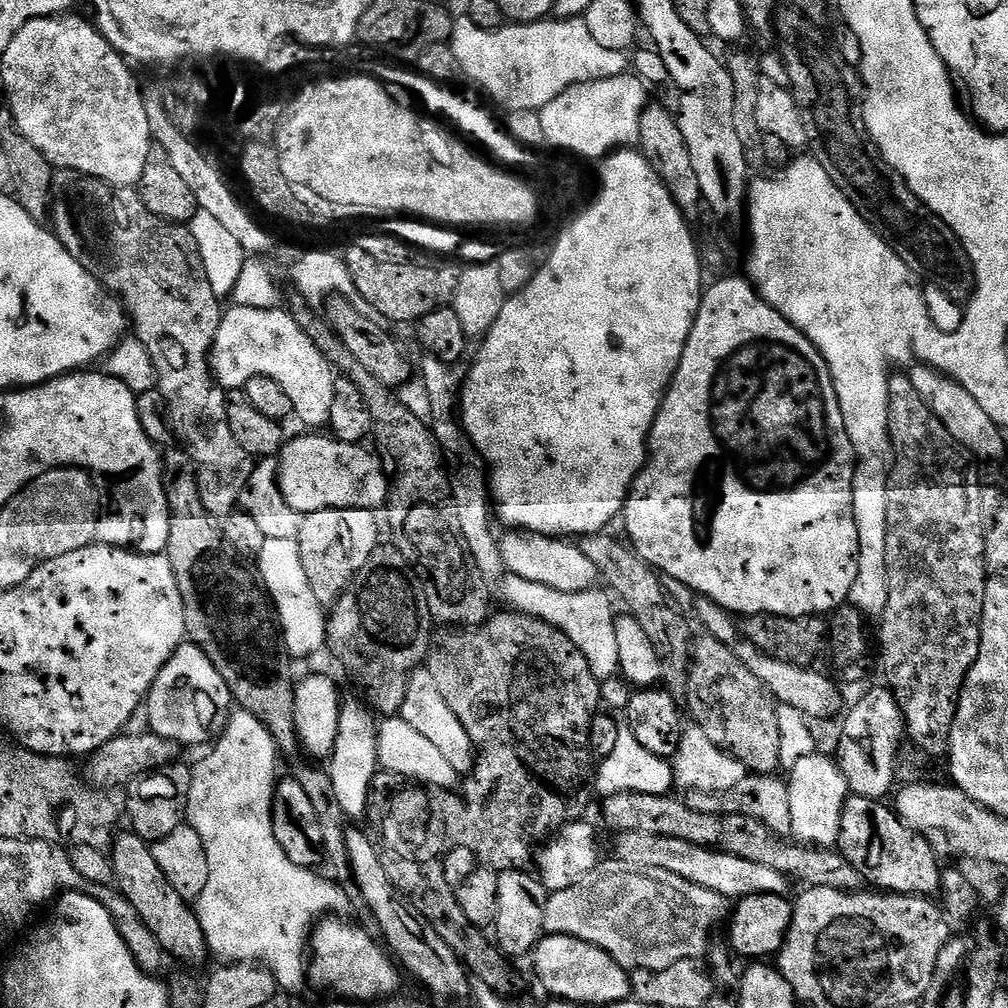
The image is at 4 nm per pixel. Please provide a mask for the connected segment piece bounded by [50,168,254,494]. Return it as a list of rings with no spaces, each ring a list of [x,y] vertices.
[[[61,168],[53,175],[52,193],[50,203],[50,217],[52,216],[51,231],[62,242],[62,246],[69,252],[78,263],[87,270],[94,279],[102,285],[106,291],[112,293],[124,307],[124,311],[130,321],[131,331],[136,331],[135,339],[138,341],[139,347],[143,351],[148,352],[152,359],[152,365],[156,371],[156,388],[162,394],[166,405],[166,419],[171,435],[180,439],[182,447],[188,451],[188,456],[193,460],[194,471],[196,473],[196,482],[200,485],[201,493],[208,492],[232,492],[239,494],[246,486],[246,482],[250,478],[254,467],[253,457],[249,456],[246,450],[242,450],[242,446],[238,446],[238,438],[234,438],[234,430],[230,430],[230,422],[228,421],[228,405],[230,403],[225,389],[220,387],[219,380],[216,379],[212,365],[210,363],[210,353],[212,351],[212,343],[216,340],[218,334],[218,326],[222,315],[221,297],[214,294],[214,290],[210,286],[210,282],[204,273],[204,263],[200,261],[200,252],[196,249],[196,243],[192,237],[191,227],[185,226],[183,223],[175,220],[163,220],[158,218],[158,214],[150,214],[150,210],[146,210],[146,206],[142,202],[139,191],[135,187],[122,188],[115,184],[108,184],[105,180],[99,180],[93,176],[87,176],[81,172],[75,172],[69,168]]]

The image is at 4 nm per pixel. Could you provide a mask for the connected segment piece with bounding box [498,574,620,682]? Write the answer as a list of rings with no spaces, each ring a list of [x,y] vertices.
[[[511,574],[499,577],[500,596],[506,600],[511,609],[525,612],[544,621],[549,628],[560,632],[584,655],[588,668],[595,679],[604,682],[607,676],[616,676],[620,663],[618,662],[618,644],[614,625],[612,604],[600,593],[600,590],[590,592],[559,592],[550,586],[542,586],[538,582],[526,582],[526,578],[518,578]]]

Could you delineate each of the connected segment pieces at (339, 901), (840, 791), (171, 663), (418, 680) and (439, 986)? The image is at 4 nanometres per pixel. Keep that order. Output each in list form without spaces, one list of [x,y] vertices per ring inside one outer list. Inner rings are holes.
[[[236,710],[236,713],[228,720],[228,725],[224,728],[224,733],[220,736],[220,741],[216,745],[211,745],[212,753],[197,766],[192,772],[192,781],[186,784],[186,823],[196,831],[198,838],[202,840],[206,854],[206,862],[208,863],[208,877],[206,878],[206,888],[202,890],[199,900],[195,901],[194,911],[196,917],[200,920],[200,925],[204,931],[204,937],[208,943],[208,951],[213,957],[221,956],[224,962],[259,962],[263,967],[271,970],[277,981],[301,979],[302,973],[305,971],[305,961],[300,961],[300,955],[305,955],[306,948],[300,943],[305,943],[306,937],[309,935],[310,929],[313,927],[317,918],[323,917],[325,914],[336,914],[336,912],[348,904],[348,896],[336,884],[331,884],[324,876],[319,876],[319,871],[303,868],[302,866],[294,866],[294,862],[290,862],[290,858],[286,858],[286,854],[282,850],[282,846],[278,846],[278,838],[274,838],[274,830],[272,829],[272,794],[278,783],[278,775],[276,776],[276,760],[278,761],[278,753],[276,751],[276,743],[274,738],[264,726],[262,722],[258,722],[258,718],[254,718],[254,714],[243,710]]]
[[[813,752],[796,762],[787,779],[787,801],[790,804],[789,833],[797,843],[813,847],[835,845],[840,829],[841,811],[849,796],[848,783],[837,766],[835,759]]]
[[[190,642],[181,644],[180,649],[168,659],[166,666],[162,666],[148,691],[146,711],[149,729],[181,746],[207,745],[212,723],[216,720],[216,700],[212,692],[224,691],[222,678],[218,670],[214,670],[210,658],[206,658],[206,654],[202,654],[202,650]]]
[[[421,666],[413,672],[408,679],[408,689],[404,705],[400,707],[399,715],[418,734],[422,734],[429,742],[434,742],[438,746],[438,751],[454,766],[458,774],[471,773],[474,763],[474,749],[472,746],[472,736],[468,732],[465,721],[460,721],[456,717],[457,709],[450,703],[449,697],[445,695],[436,677],[432,675],[427,667]]]
[[[360,832],[347,833],[348,864],[352,868],[352,880],[356,883],[369,914],[376,919],[376,924],[384,935],[383,943],[402,965],[403,971],[407,975],[409,972],[430,995],[437,996],[440,1000],[456,1000],[459,996],[468,996],[470,976],[462,961],[456,957],[454,950],[450,950],[450,946],[446,946],[446,942],[442,942],[442,938],[438,938],[434,929],[412,911],[384,872],[375,843],[365,833],[364,836]]]

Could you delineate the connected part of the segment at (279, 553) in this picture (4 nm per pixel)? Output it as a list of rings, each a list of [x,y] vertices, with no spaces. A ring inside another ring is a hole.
[[[286,538],[265,540],[258,563],[260,563],[258,576],[274,605],[286,652],[292,656],[312,656],[319,648],[323,649],[328,639],[326,608],[318,602],[318,598],[314,598],[310,578],[306,578],[306,570],[302,570],[302,558],[298,554],[295,540]]]

